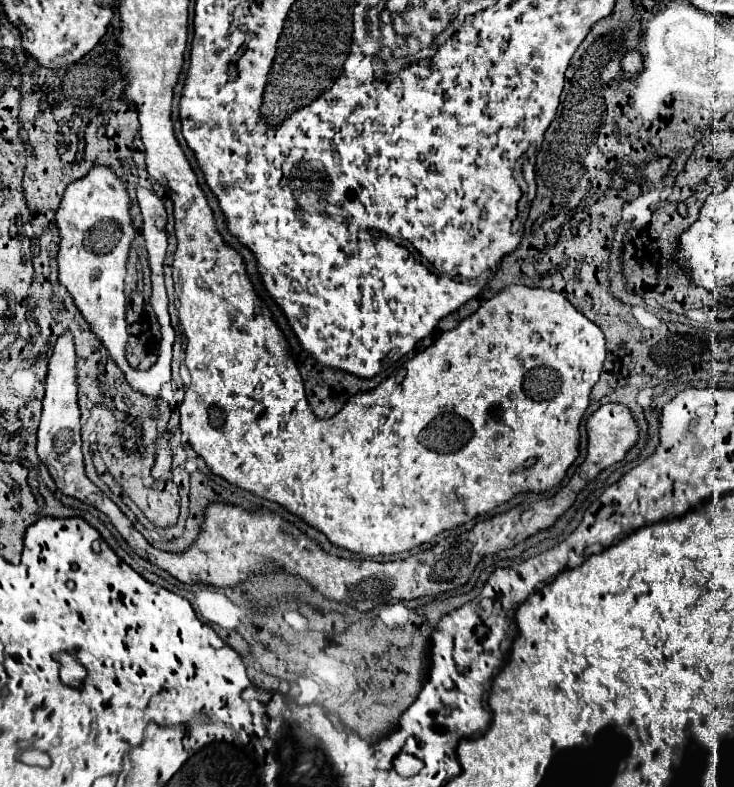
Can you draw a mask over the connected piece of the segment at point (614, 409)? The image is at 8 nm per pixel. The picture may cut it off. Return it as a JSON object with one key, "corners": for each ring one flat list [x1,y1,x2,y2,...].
{"corners":[[609,403,609,405,601,405,587,421,587,433,589,433,589,455,587,459,581,463,581,467,577,469,577,473,585,479,591,481,603,469,621,461,629,449,639,441,639,425,637,419,633,415,633,411,623,405,623,403]]}

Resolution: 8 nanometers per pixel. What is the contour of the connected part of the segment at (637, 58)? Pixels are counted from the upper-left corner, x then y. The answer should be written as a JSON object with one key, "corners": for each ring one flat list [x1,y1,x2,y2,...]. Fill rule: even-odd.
{"corners":[[629,49,621,59,621,67,627,79,635,79,643,71,643,55,637,49]]}

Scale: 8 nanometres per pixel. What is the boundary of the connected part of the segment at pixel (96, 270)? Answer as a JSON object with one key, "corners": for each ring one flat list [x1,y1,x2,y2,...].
{"corners":[[95,165,83,179,71,183,61,199,61,207,57,211,57,227,61,233,59,243,59,283,67,287,67,291,73,295,75,305,83,313,89,325,123,325,123,345,127,345,127,323,125,323,125,275,127,275,127,257,129,249,135,241,137,229,133,227,131,217,133,201,129,197,129,189,125,181,107,165]]}

